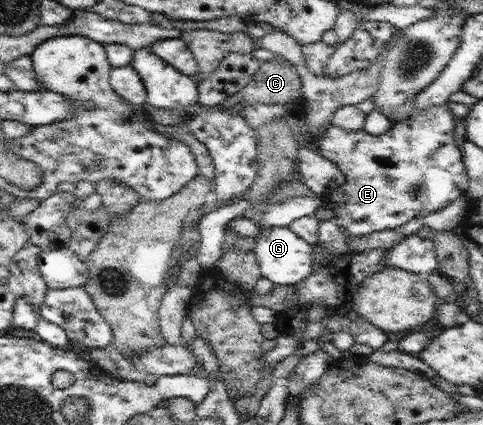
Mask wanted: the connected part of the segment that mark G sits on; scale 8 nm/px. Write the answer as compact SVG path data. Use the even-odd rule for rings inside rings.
M262 227L257 233L253 254L263 277L277 285L294 285L313 271L313 245L297 236L289 227Z

